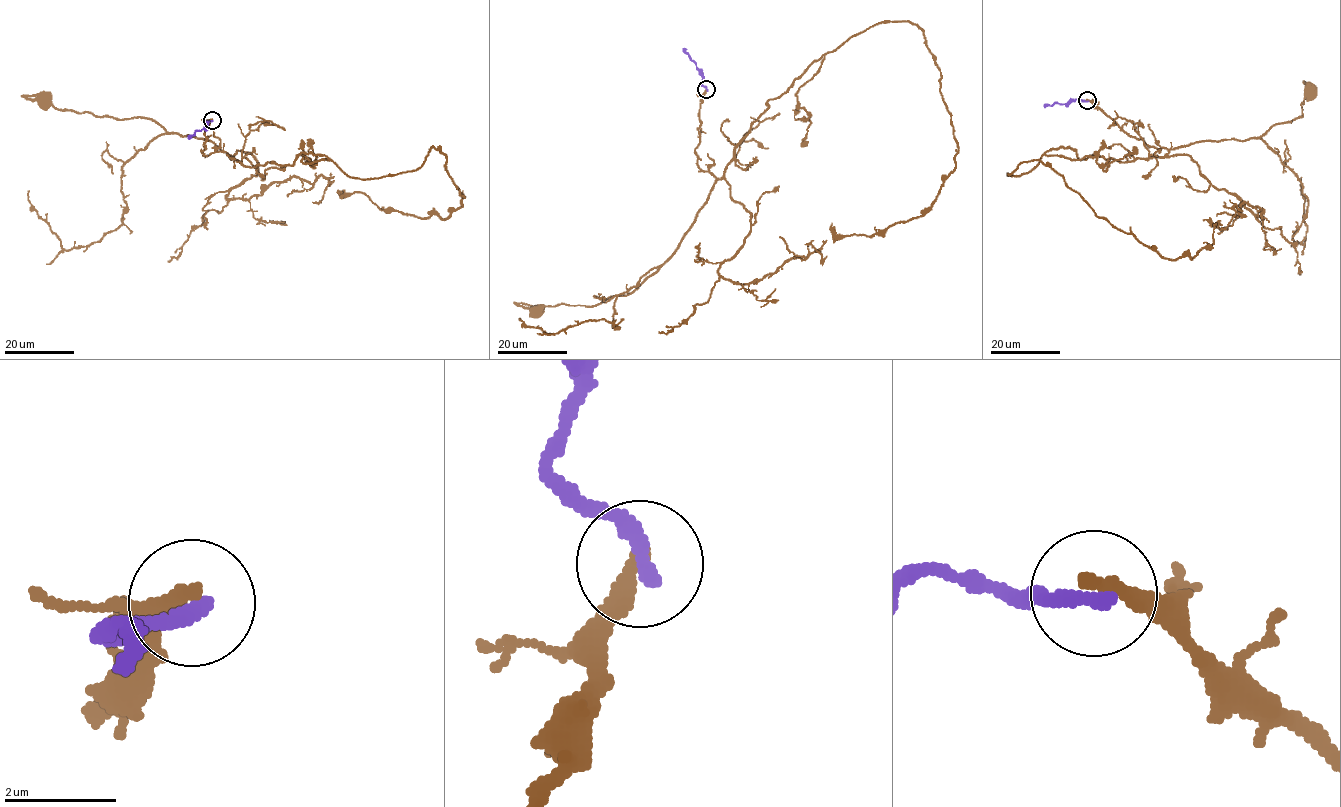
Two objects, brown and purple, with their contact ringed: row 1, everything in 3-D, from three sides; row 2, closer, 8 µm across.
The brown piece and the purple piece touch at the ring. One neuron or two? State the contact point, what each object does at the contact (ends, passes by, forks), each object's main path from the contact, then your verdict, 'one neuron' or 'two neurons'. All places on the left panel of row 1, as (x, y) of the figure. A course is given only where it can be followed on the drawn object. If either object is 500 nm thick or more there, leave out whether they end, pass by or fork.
place (212, 120); brown ends; purple ends; course brown (212, 119), (201, 151), (205, 155), (222, 151), (214, 142), (166, 131), (151, 119), (76, 113), (44, 100); course purple (212, 120), (206, 121), (202, 129), (188, 138); two neurons

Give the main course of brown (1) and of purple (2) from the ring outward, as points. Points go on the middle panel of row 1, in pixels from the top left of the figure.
1: (707, 89), (695, 154), (699, 168), (716, 178), (677, 251), (626, 295), (598, 304), (558, 304), (537, 311)
2: (707, 89), (700, 83), (702, 73), (683, 48)

